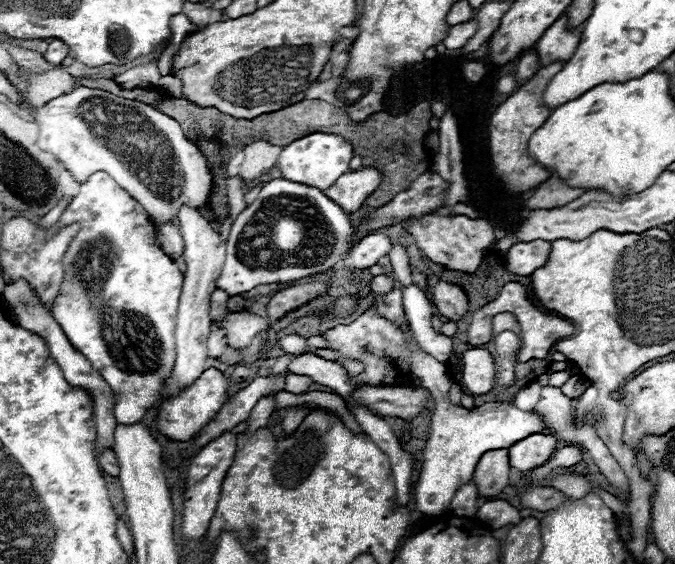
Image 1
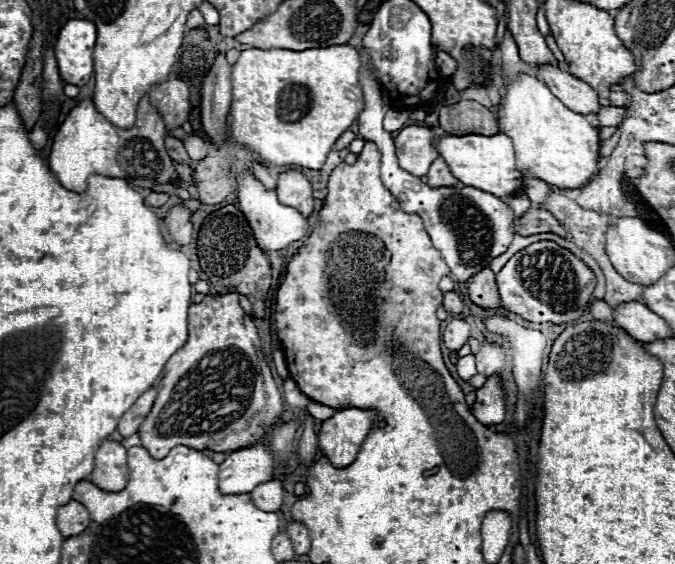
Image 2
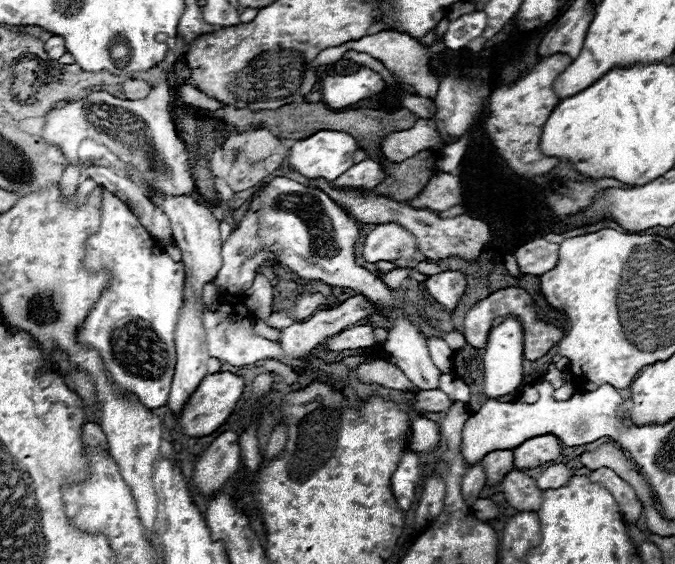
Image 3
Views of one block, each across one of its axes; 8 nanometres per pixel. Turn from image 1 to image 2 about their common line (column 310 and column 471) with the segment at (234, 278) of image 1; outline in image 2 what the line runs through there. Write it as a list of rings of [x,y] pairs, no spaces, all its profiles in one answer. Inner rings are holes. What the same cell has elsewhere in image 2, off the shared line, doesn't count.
[[[360,50],[362,56],[362,72],[360,72],[360,82],[364,88],[364,102],[366,108],[358,118],[358,128],[360,136],[364,140],[370,140],[378,146],[382,154],[382,182],[384,186],[398,198],[400,206],[404,212],[416,212],[422,216],[424,226],[444,258],[444,262],[450,268],[450,274],[454,280],[468,280],[476,272],[480,272],[486,264],[490,264],[492,258],[500,256],[502,252],[508,250],[512,242],[512,222],[514,222],[514,212],[496,196],[488,192],[480,192],[478,188],[454,188],[454,186],[442,186],[442,188],[430,188],[424,184],[420,178],[412,176],[410,172],[402,170],[398,166],[396,154],[394,154],[394,138],[390,132],[382,128],[384,114],[390,110],[390,100],[384,96],[380,84],[374,80],[370,74],[370,60],[366,50]]]

